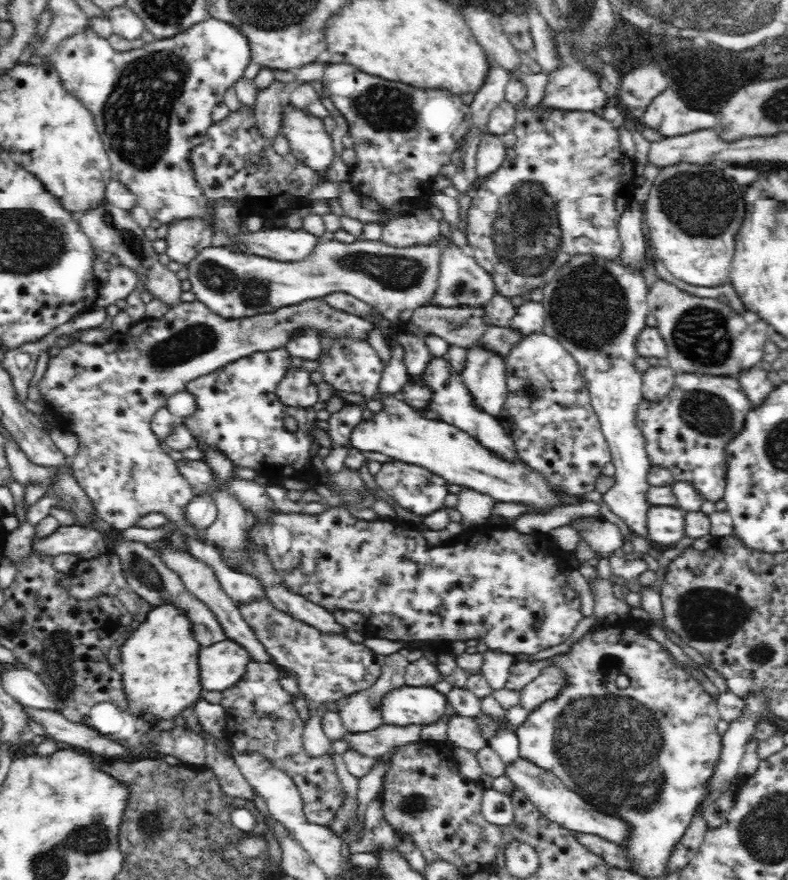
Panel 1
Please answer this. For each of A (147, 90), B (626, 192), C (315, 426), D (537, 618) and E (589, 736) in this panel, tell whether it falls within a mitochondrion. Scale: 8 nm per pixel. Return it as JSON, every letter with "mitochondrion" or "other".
{"A":"mitochondrion","B":"other","C":"other","D":"other","E":"mitochondrion"}

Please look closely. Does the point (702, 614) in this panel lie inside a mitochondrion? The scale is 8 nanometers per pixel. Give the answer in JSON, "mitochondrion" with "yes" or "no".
{"mitochondrion":"yes"}

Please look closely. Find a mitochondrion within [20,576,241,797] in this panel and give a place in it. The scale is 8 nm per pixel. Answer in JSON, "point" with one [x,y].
{"point":[73,691]}

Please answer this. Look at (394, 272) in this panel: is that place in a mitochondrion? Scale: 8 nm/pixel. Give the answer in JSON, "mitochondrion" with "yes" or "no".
{"mitochondrion":"yes"}

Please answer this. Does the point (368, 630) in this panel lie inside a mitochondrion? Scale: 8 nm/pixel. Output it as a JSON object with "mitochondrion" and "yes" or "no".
{"mitochondrion":"no"}

